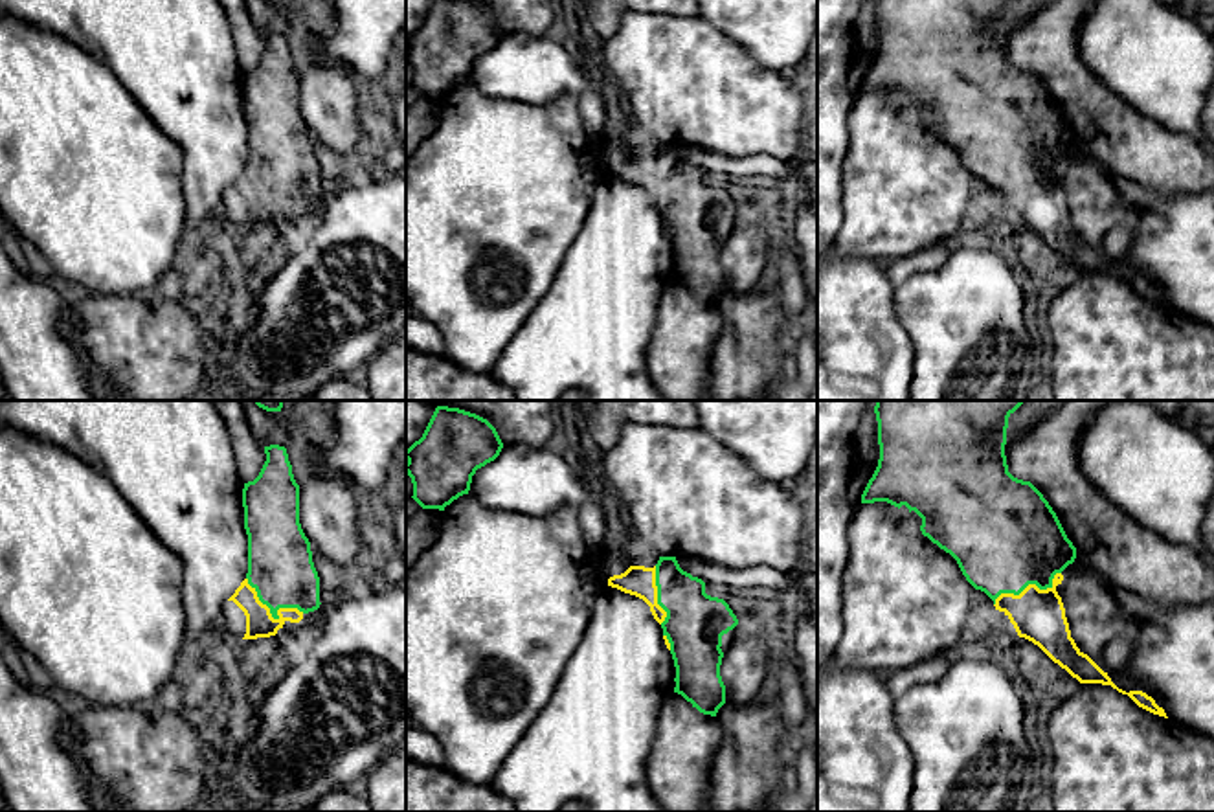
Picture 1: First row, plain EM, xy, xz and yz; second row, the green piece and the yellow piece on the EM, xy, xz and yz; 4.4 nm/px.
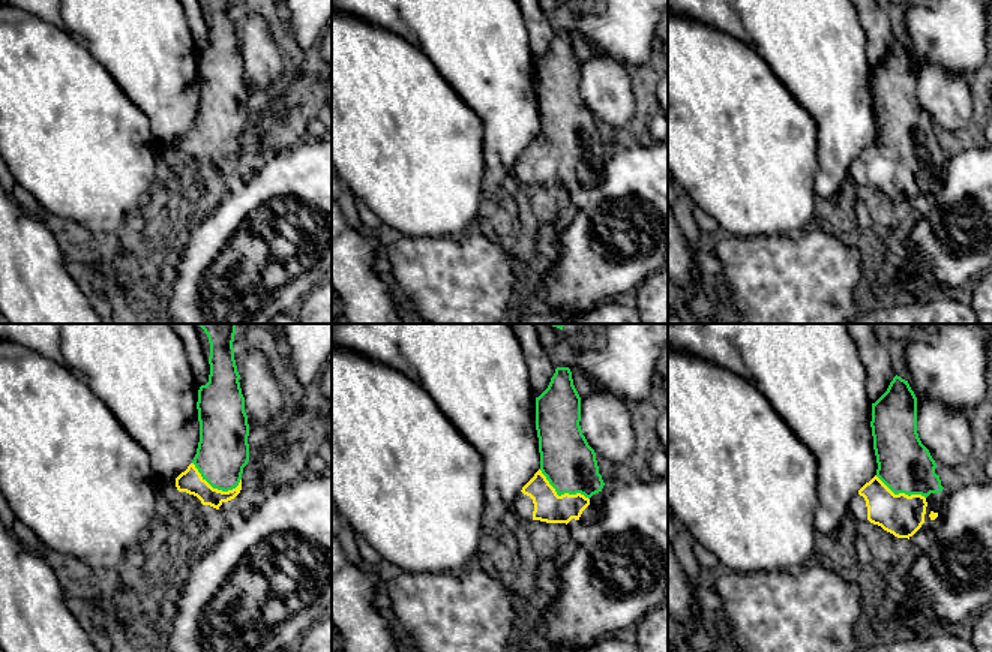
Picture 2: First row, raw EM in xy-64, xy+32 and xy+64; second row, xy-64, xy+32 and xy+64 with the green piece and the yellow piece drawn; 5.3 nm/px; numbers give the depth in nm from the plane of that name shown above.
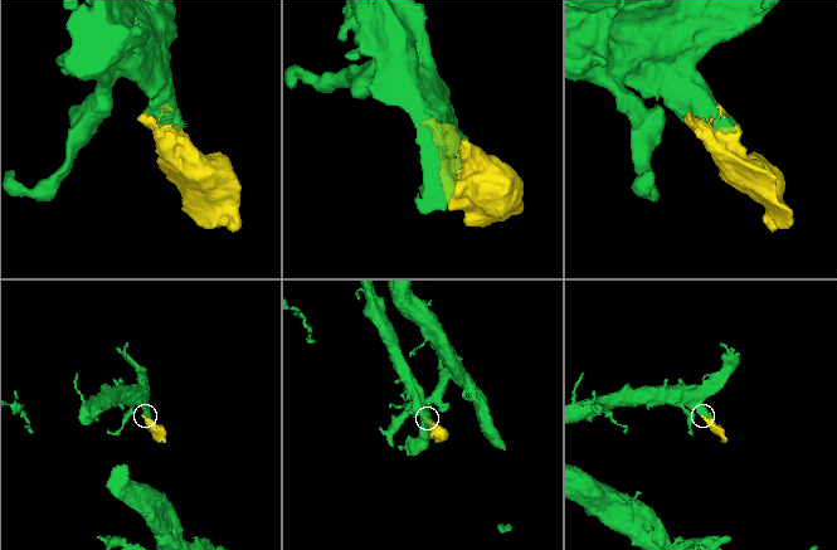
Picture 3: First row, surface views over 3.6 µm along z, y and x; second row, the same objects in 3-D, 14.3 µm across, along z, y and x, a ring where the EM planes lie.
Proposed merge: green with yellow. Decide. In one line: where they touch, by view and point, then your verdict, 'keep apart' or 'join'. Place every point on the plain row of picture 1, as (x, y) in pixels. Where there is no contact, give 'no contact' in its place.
contact xy (272, 204); join

